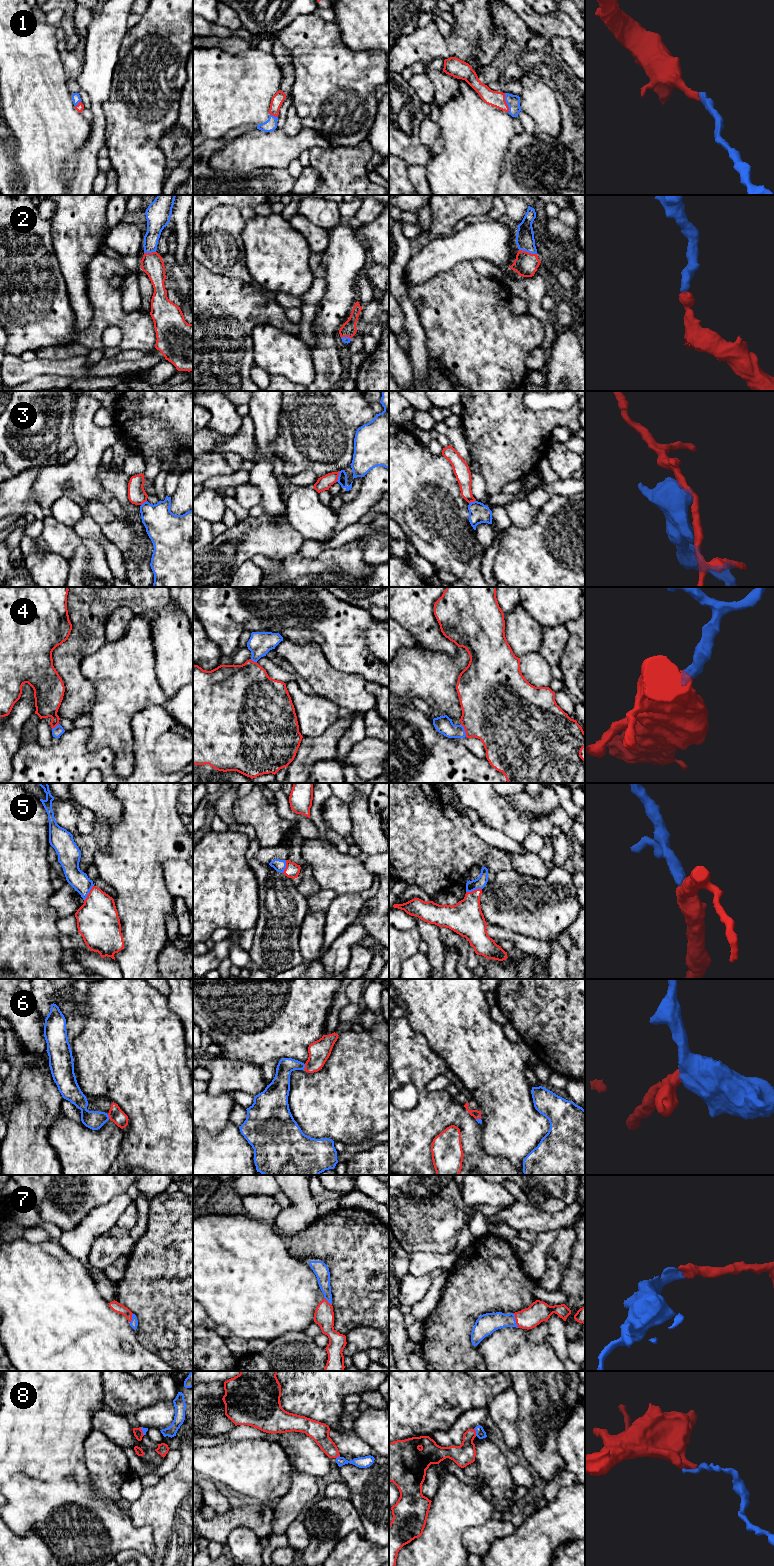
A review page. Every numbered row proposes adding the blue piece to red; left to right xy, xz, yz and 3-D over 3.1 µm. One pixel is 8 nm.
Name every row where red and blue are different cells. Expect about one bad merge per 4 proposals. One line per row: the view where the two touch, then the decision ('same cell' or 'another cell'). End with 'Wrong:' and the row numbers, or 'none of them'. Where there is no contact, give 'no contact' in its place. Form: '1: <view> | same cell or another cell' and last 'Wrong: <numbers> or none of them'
1: yz | same cell
2: yz | same cell
3: xz | another cell
4: yz | same cell
5: yz | same cell
6: xz | same cell
7: yz | same cell
8: yz | another cell
Wrong: 3, 8

